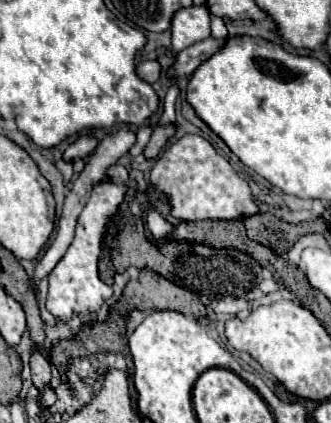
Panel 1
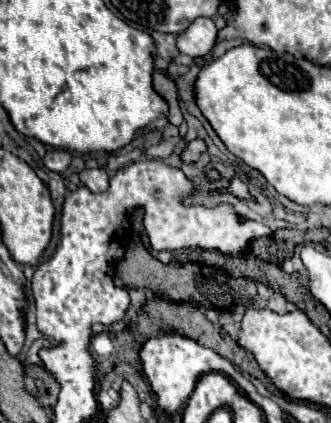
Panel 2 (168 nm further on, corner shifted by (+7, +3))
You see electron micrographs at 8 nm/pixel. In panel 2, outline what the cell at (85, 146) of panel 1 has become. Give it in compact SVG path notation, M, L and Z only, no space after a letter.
M52 150L52 152L46 152L44 166L48 166L48 170L54 170L54 172L64 172L70 166L70 160L72 160L72 154L68 150Z

